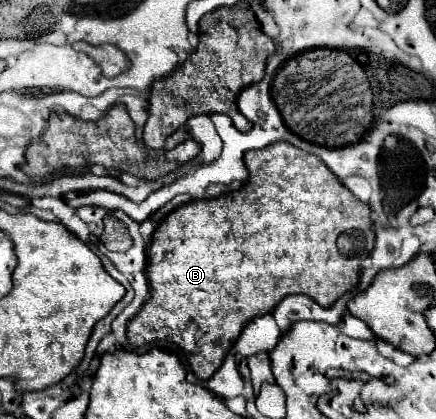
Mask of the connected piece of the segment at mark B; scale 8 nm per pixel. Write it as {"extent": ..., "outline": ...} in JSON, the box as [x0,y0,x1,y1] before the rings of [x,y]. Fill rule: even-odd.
{"extent":[127,142,375,380],"outline":[[[275,142],[261,150],[247,152],[245,166],[249,166],[249,178],[239,190],[217,198],[191,200],[175,208],[175,212],[157,226],[151,236],[145,268],[151,296],[127,326],[131,346],[143,346],[155,340],[169,340],[181,346],[191,356],[193,374],[201,380],[215,374],[243,326],[255,316],[269,314],[285,296],[307,294],[317,304],[331,306],[343,292],[353,290],[361,262],[367,258],[367,252],[373,250],[375,242],[369,206],[355,198],[317,156],[289,142]],[[351,230],[363,236],[363,244],[357,244],[353,256],[343,256],[335,242],[341,232]],[[191,324],[195,324],[199,332],[189,334],[187,328],[191,328]]]}

